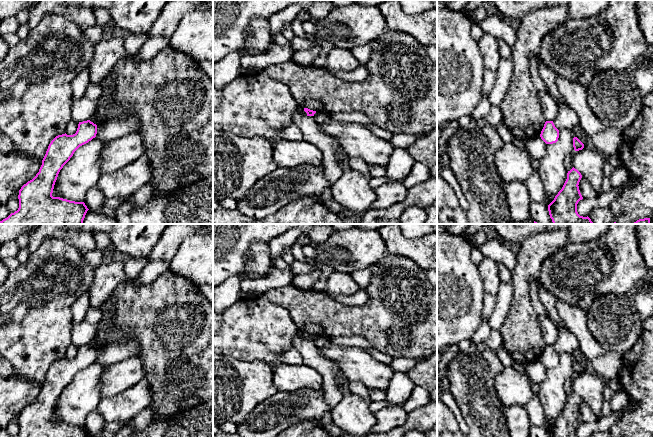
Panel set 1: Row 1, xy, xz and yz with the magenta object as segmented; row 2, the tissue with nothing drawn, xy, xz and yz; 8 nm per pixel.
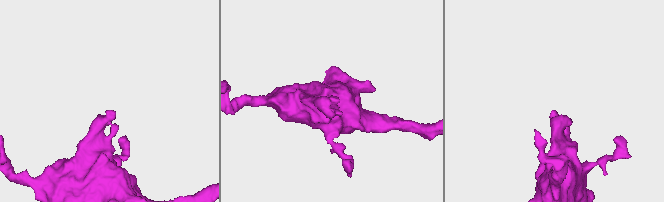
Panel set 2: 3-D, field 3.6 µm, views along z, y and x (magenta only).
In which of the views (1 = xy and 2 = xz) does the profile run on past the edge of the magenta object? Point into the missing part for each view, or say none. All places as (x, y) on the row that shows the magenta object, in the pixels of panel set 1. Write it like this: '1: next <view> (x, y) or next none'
1: next none
2: next none

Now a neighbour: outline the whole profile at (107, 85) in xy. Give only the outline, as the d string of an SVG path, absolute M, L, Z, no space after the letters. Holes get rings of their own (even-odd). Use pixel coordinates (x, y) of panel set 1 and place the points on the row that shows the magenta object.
M108 74L108 76L101 83L102 94L97 101L91 100L86 96L77 99L72 98L72 119L77 122L90 120L96 125L102 122L99 118L99 108L108 107L109 98L113 94L114 84L114 77L111 74Z

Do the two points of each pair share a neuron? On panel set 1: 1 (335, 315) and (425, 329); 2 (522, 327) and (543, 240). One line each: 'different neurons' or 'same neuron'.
1: same neuron
2: same neuron

